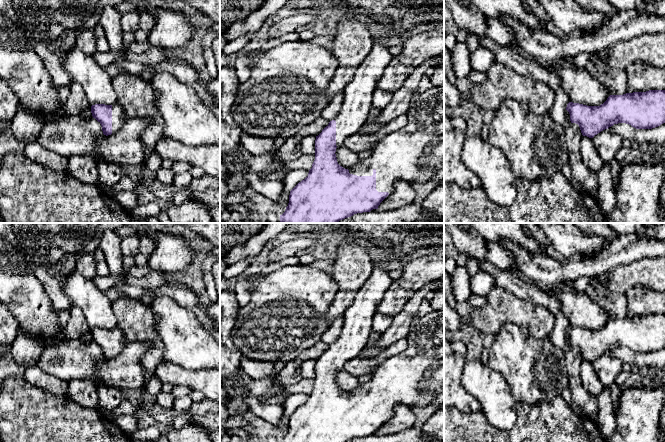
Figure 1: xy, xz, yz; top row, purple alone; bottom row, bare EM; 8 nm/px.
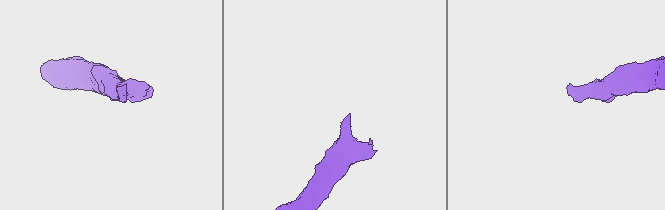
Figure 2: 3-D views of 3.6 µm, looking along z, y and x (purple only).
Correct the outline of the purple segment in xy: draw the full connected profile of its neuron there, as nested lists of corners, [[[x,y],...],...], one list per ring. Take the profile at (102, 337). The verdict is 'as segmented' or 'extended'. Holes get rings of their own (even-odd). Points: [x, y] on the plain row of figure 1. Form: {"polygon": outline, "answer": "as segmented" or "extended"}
{"polygon": [[[116,326],[113,329],[95,328],[91,337],[102,350],[103,358],[108,360],[116,357],[125,347],[122,330]]], "answer": "extended"}

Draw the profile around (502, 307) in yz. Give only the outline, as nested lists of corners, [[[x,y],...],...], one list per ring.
[[[493,287],[487,294],[487,304],[472,308],[468,324],[483,334],[495,336],[504,324],[511,322],[523,328],[531,338],[541,339],[550,334],[555,315],[543,306],[512,296],[501,287]]]

